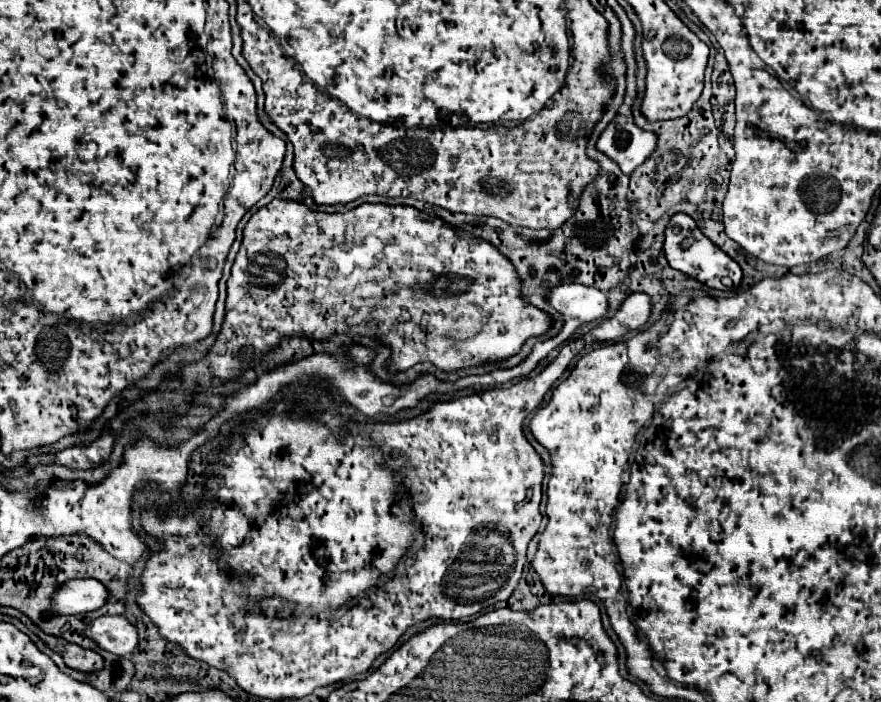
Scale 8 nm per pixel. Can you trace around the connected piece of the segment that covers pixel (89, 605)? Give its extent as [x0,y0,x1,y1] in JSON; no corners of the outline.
[54,579,110,615]

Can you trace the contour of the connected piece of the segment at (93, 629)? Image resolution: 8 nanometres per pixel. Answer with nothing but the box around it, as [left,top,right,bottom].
[86,617,138,657]

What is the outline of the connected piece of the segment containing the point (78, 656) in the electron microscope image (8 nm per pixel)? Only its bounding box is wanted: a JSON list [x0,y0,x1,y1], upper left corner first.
[38,633,104,673]

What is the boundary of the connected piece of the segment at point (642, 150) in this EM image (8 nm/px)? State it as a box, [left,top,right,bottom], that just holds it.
[596,81,658,175]

